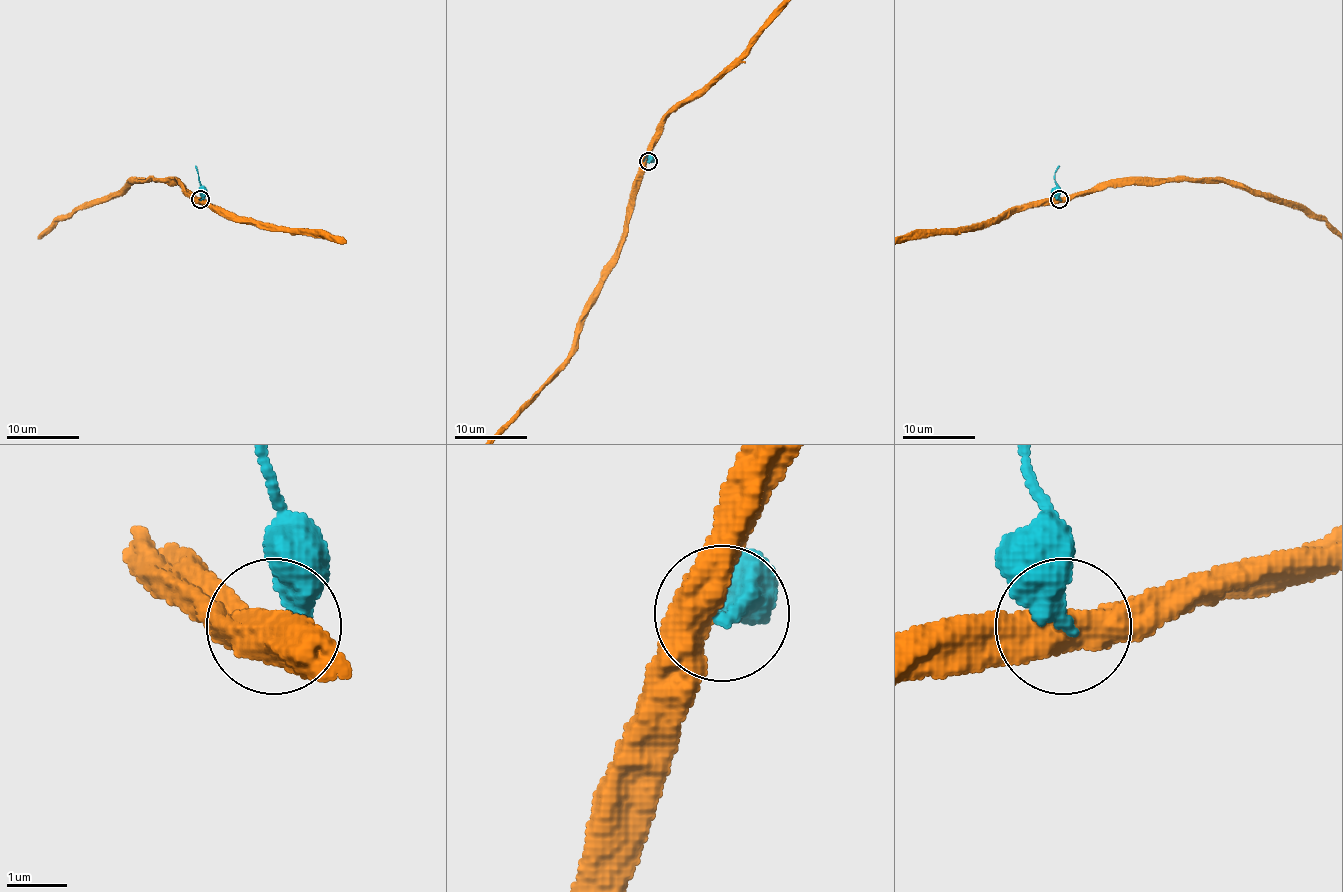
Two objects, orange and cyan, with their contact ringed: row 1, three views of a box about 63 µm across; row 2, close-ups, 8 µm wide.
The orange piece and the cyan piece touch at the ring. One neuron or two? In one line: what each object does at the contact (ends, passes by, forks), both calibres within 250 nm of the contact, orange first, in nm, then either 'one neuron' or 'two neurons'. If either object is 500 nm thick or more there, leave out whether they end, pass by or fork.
calibres 550 and 400 nm; two neurons

